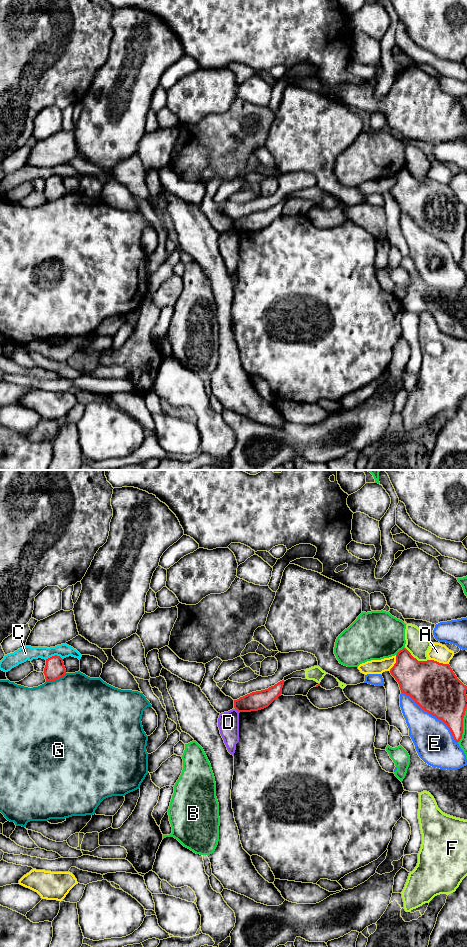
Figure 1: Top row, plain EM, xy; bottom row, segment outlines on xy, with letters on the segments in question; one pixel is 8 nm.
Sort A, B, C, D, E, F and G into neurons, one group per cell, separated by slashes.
A / B / C / D / E / F / G

